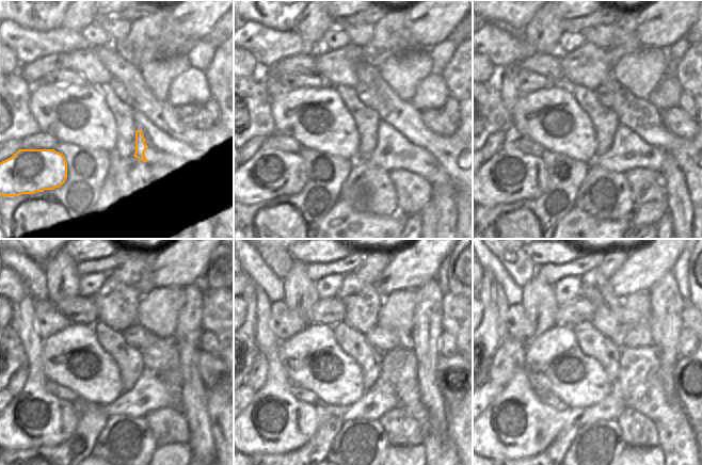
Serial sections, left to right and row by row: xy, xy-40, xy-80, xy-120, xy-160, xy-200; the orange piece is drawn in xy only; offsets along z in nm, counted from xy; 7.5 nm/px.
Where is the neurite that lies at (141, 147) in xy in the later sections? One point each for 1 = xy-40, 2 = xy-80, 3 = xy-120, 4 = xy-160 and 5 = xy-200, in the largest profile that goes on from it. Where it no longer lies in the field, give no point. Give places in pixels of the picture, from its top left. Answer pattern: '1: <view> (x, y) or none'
1: xy-40 (377, 157)
2: xy-80 (612, 160)
3: xy-120 (133, 403)
4: xy-160 (275, 422)
5: xy-200 (516, 425)

